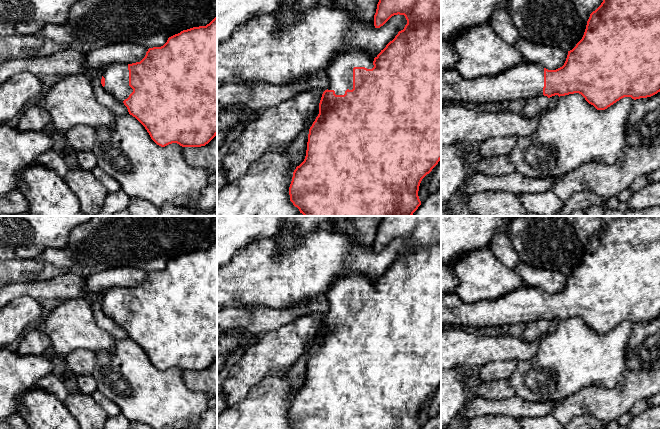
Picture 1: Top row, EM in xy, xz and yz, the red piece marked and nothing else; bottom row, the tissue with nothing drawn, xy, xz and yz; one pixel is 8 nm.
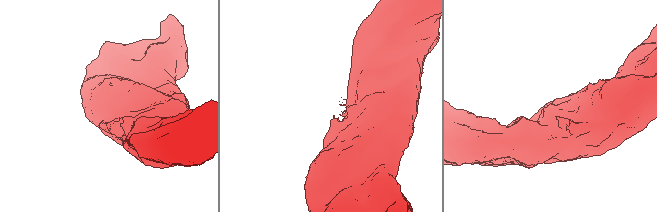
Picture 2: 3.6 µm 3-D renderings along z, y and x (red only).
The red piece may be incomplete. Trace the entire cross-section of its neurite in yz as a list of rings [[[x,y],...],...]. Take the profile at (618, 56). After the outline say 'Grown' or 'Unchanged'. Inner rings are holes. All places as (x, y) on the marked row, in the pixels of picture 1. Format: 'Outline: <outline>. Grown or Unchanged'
Outline: [[[603,0],[601,5],[590,14],[582,39],[572,50],[568,51],[564,65],[556,70],[548,70],[542,65],[533,64],[524,59],[513,68],[501,72],[500,74],[497,74],[495,76],[479,76],[473,79],[464,78],[455,69],[455,67],[448,68],[447,70],[441,70],[441,101],[445,103],[472,103],[474,105],[477,105],[493,102],[504,102],[506,100],[527,100],[530,98],[538,97],[540,95],[544,95],[550,98],[555,95],[558,95],[560,97],[579,93],[589,104],[593,105],[597,110],[605,110],[624,97],[631,97],[632,99],[636,100],[640,98],[651,97],[658,92],[660,92],[660,0]]]. Grown

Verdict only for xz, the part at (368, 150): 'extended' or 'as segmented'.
extended

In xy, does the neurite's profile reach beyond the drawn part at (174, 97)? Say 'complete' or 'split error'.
split error

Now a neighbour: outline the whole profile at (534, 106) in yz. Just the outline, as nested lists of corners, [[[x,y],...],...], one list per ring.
[[[544,95],[527,99],[521,114],[527,118],[533,118],[547,108],[548,101],[549,98]]]

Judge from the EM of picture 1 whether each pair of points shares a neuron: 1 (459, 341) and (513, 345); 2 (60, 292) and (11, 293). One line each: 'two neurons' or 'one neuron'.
1: one neuron
2: one neuron

